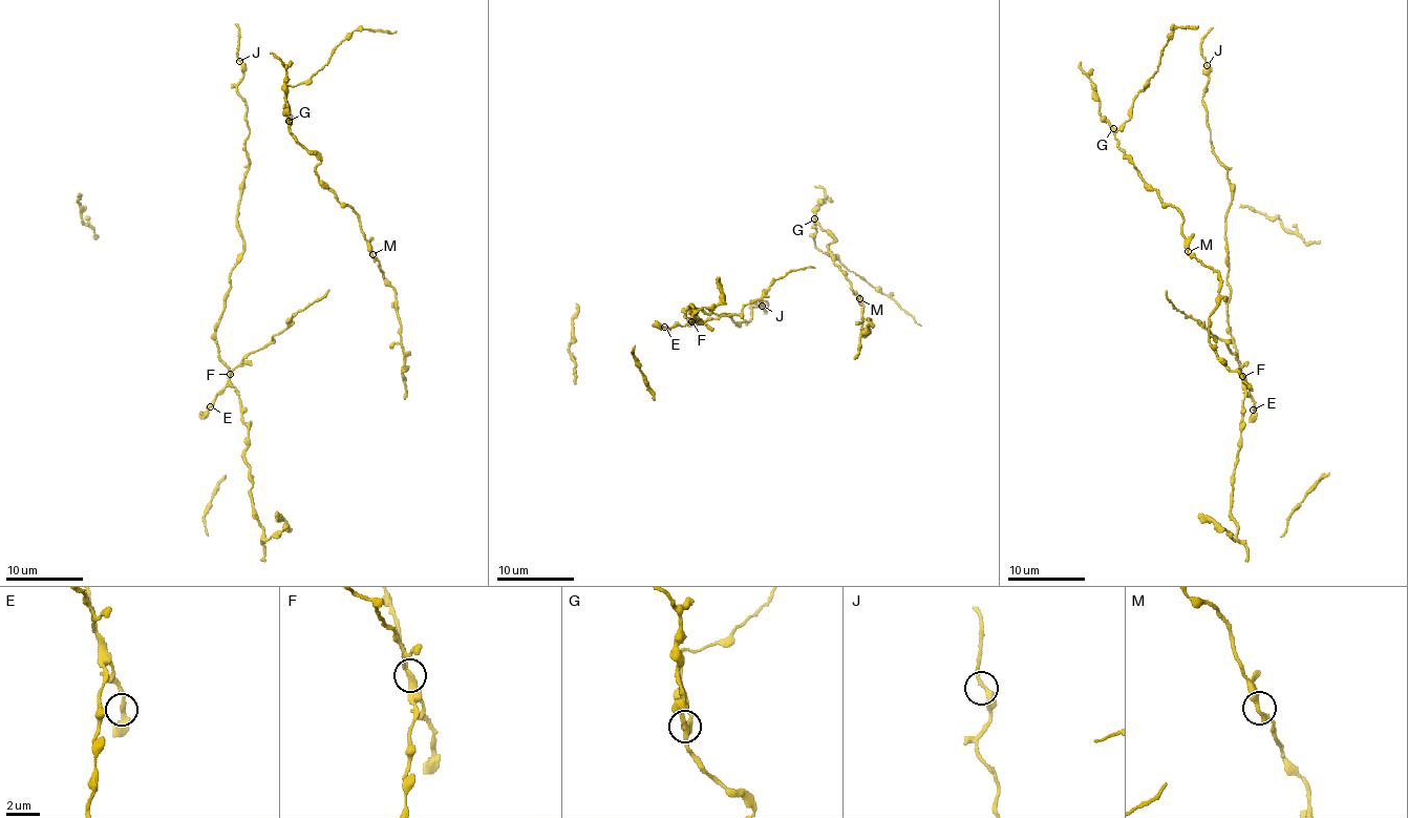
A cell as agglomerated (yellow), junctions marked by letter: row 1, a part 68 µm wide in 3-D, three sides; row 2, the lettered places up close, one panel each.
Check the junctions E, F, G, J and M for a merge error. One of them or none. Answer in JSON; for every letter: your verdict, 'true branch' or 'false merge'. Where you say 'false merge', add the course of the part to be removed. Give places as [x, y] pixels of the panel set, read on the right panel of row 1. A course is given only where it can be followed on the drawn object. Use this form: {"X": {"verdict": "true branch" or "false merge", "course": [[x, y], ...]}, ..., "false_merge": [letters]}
{"E": {"verdict": "true branch"}, "F": {"verdict": "false merge", "course": [[1243, 375], [1229, 344], [1174, 308], [1167, 291]]}, "G": {"verdict": "true branch"}, "J": {"verdict": "true branch"}, "M": {"verdict": "true branch"}, "false_merge": ["F"]}

